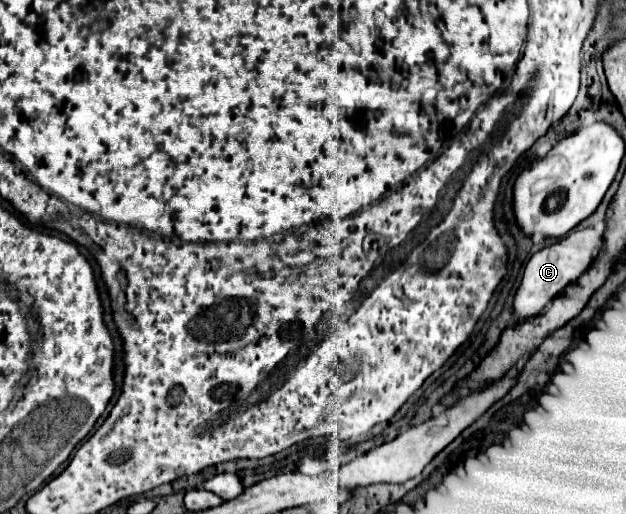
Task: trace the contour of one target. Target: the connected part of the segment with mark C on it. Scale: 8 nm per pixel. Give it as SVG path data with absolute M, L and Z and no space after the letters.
M585 228L585 230L571 230L565 238L559 238L557 242L545 246L543 250L535 252L527 266L525 266L525 274L521 280L521 286L515 294L515 320L523 320L527 316L535 316L537 312L541 312L557 294L563 292L565 286L569 286L571 282L575 282L593 262L595 252L601 244L601 234L595 228Z

